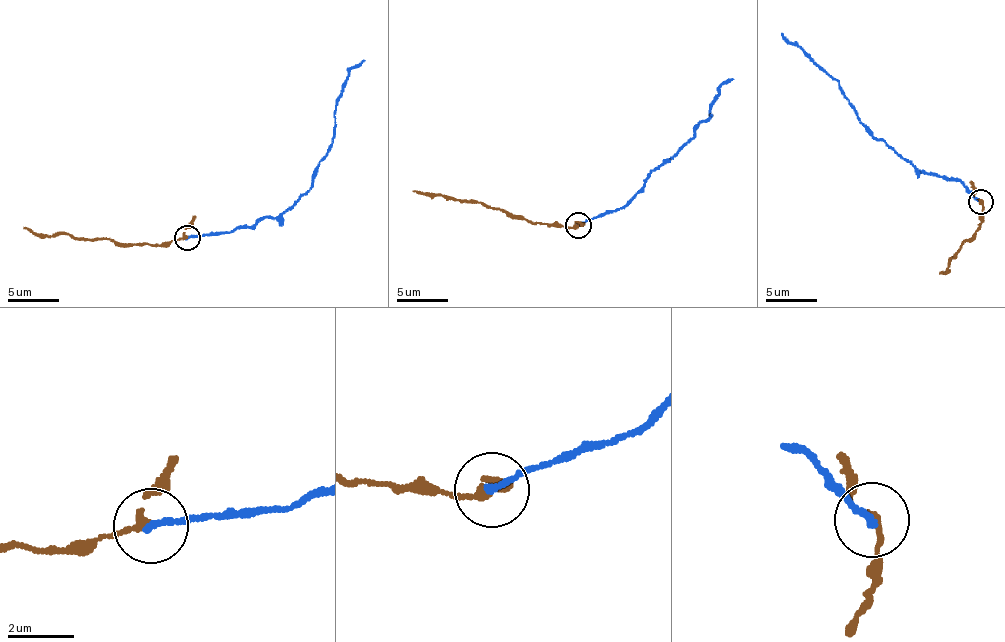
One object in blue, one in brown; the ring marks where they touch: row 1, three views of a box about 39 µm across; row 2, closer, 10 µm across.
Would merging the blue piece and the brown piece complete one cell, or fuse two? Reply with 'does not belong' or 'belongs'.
belongs

